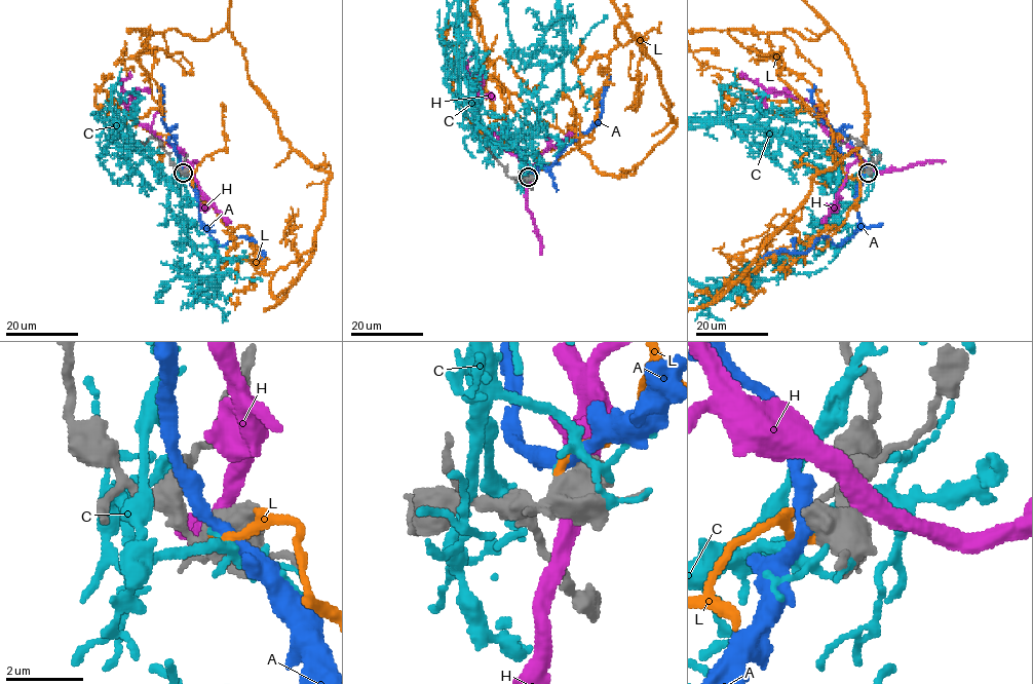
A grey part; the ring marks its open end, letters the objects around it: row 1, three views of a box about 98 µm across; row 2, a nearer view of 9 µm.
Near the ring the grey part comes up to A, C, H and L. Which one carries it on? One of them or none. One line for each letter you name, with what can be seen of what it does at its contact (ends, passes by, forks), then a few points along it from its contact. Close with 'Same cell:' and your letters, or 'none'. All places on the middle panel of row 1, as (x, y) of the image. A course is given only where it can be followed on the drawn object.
L: it ends
Same cell: L

